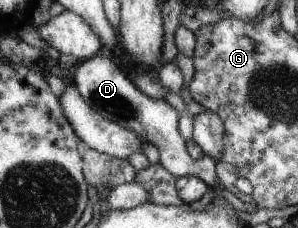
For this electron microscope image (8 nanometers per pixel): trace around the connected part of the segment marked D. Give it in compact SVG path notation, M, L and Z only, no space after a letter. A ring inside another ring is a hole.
M98 54L91 57L72 70L72 83L77 86L82 97L88 102L94 111L98 112L108 121L117 123L138 135L144 142L151 143L159 150L160 162L171 174L177 178L184 176L197 176L206 182L210 188L219 183L216 174L214 157L204 155L201 159L190 157L188 142L178 130L178 119L180 113L168 104L166 100L155 100L142 93L132 81L120 71L114 61L106 59L106 54Z

